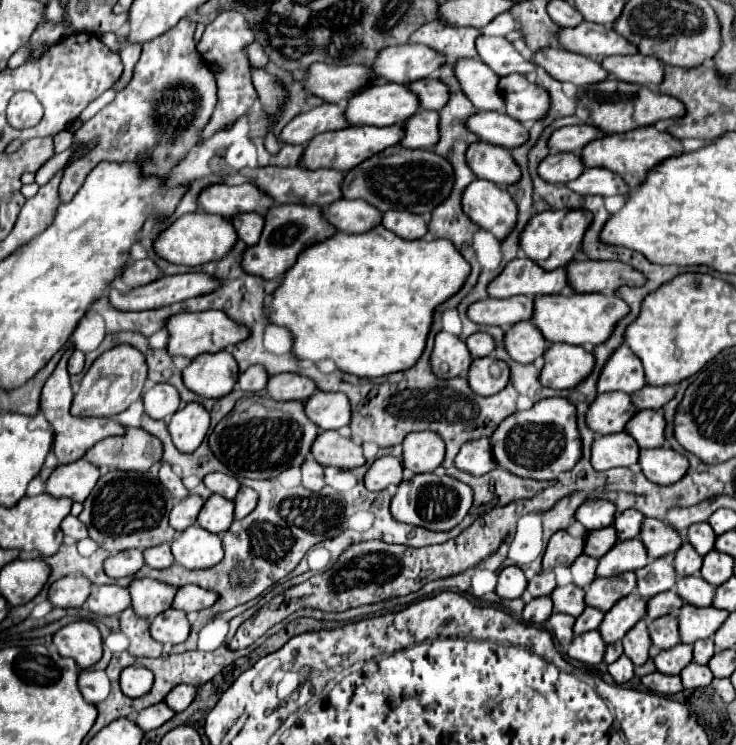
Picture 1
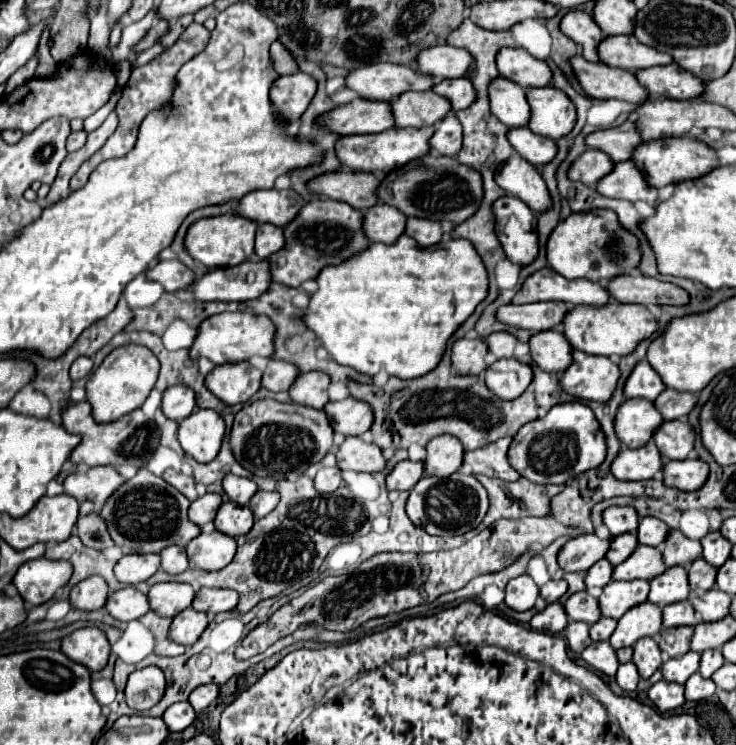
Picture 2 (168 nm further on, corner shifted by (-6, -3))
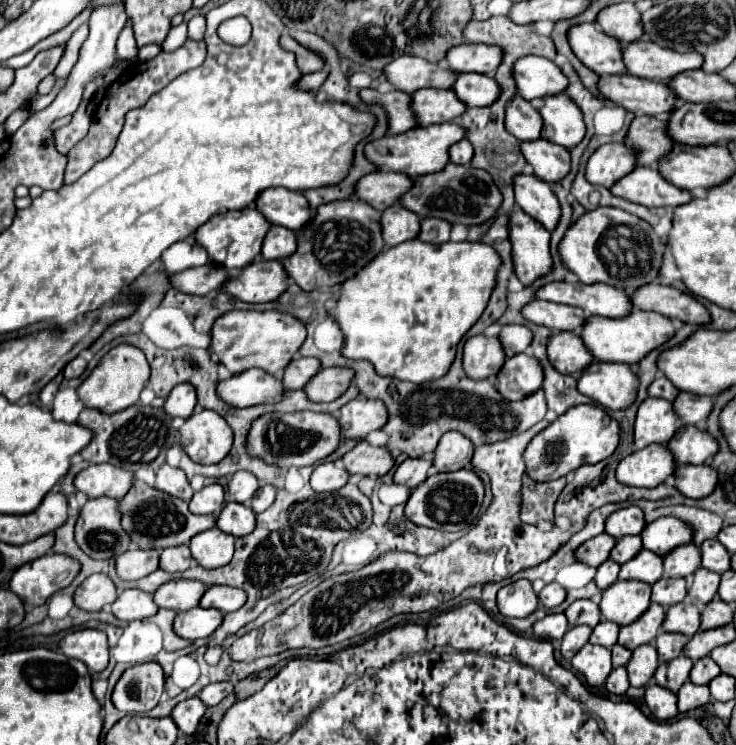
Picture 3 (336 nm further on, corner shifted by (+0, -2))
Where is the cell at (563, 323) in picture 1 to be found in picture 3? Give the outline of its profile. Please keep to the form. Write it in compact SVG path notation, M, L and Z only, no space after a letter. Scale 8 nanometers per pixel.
M634 310L626 318L602 318L592 316L582 326L582 338L592 356L600 362L620 362L620 364L638 364L652 350L666 344L676 334L674 324L666 316L658 316L656 312L640 312Z

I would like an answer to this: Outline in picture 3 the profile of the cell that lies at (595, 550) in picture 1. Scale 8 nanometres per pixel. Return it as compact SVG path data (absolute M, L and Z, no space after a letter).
M624 536L618 540L610 558L616 560L618 564L624 564L624 562L632 560L640 550L642 550L642 538L640 536Z

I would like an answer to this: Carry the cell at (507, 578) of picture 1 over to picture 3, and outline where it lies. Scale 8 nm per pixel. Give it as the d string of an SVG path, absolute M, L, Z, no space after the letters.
M518 580L498 592L498 610L508 618L526 618L538 606L538 596L528 580Z

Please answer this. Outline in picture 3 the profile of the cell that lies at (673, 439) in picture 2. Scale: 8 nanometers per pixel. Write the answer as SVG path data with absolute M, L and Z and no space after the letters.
M684 426L676 432L676 438L668 442L668 448L672 448L672 454L680 460L680 464L704 464L718 452L718 440L706 430Z

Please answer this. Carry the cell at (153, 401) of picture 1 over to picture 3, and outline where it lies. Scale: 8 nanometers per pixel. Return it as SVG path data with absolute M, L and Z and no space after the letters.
M178 384L166 398L164 410L170 416L180 416L180 418L190 418L194 408L198 404L196 398L196 388L192 384Z

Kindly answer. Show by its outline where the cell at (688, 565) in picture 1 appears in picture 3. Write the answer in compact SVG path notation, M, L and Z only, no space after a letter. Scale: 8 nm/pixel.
M700 568L696 576L692 576L692 586L688 590L688 600L698 606L706 606L710 600L716 598L720 586L720 576L714 572L708 572L706 568Z

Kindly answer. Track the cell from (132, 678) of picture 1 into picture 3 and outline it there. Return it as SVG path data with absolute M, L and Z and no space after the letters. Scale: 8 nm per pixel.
M156 662L128 668L112 692L112 702L126 714L144 714L156 708L164 692L164 672Z

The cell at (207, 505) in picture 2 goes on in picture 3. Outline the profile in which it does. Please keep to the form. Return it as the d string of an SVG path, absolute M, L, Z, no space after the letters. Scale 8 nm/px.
M220 484L204 486L190 500L190 512L194 514L216 514L224 504L224 488Z

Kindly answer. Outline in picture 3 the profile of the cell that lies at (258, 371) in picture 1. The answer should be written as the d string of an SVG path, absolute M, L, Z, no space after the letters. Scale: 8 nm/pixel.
M296 358L284 370L284 376L282 376L284 386L288 390L304 388L320 372L320 368L322 368L322 364L318 358Z

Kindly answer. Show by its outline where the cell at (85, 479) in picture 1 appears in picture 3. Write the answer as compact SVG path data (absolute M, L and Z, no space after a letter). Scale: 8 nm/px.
M92 464L76 476L74 486L80 492L86 492L90 498L110 496L120 500L132 488L132 482L134 474L128 470L122 470L112 464Z

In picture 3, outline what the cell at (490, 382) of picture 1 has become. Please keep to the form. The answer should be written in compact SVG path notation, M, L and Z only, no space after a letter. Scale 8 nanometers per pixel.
M516 354L506 360L498 374L498 392L508 400L522 400L540 390L542 382L542 364L534 356Z

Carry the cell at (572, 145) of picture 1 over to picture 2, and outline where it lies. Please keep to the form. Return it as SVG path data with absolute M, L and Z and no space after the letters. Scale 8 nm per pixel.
M624 121L618 127L612 129L602 129L586 135L586 147L588 149L598 149L604 151L614 163L618 161L628 161L632 155L632 149L642 143L638 137L638 129L632 121Z

